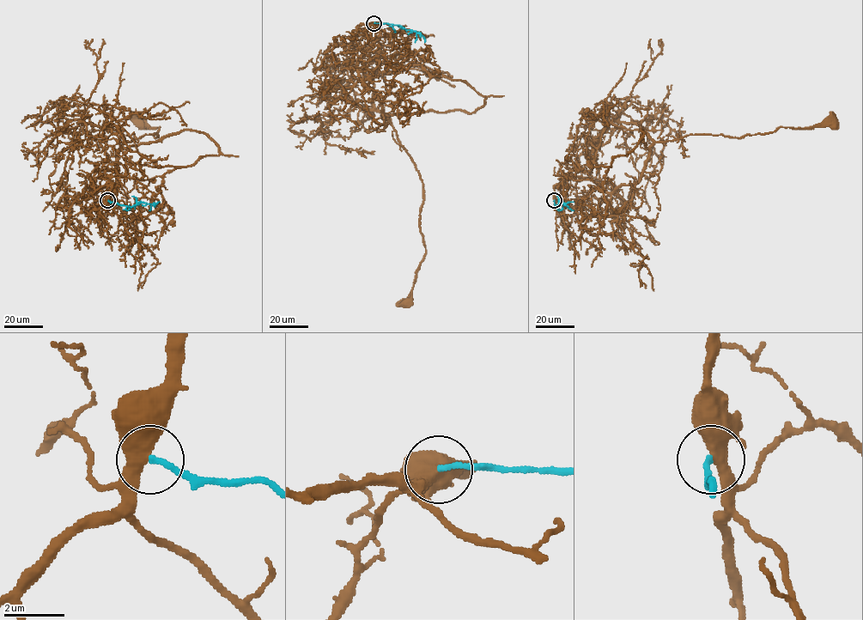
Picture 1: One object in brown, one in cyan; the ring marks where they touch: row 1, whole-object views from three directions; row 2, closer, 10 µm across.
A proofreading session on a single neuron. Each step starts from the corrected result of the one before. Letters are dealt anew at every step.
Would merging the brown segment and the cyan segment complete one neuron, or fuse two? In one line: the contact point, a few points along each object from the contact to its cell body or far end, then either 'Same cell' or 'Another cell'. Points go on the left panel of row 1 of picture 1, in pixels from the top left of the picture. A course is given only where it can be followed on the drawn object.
Place: (107, 200). Course of brown: (107, 200), (110, 177), (91, 182), (94, 193), (112, 184), (126, 142), (157, 137), (160, 127), (141, 124). Course of cyan: (107, 200), (132, 207), (140, 203), (154, 204), (159, 202). Another cell

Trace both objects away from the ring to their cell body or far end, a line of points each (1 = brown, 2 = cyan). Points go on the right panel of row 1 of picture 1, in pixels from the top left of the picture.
1: (554, 200), (554, 186), (570, 177), (587, 177), (608, 193), (633, 184), (656, 142), (834, 124)
2: (554, 200), (556, 207), (561, 203), (565, 204), (573, 202)

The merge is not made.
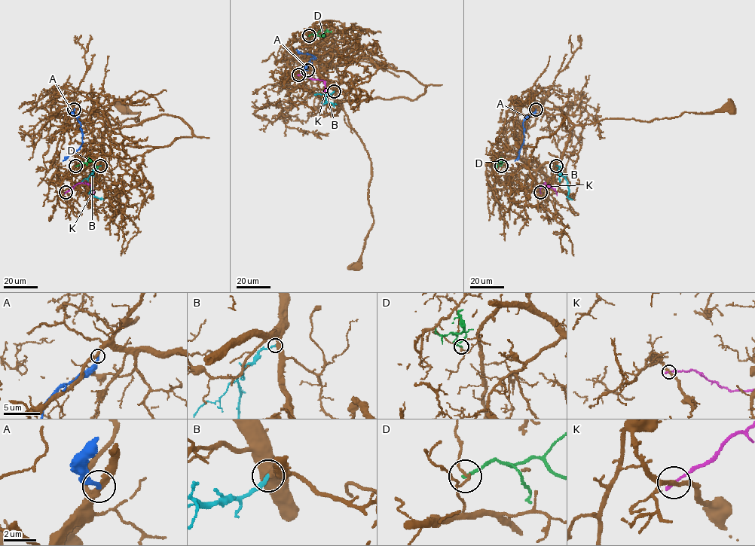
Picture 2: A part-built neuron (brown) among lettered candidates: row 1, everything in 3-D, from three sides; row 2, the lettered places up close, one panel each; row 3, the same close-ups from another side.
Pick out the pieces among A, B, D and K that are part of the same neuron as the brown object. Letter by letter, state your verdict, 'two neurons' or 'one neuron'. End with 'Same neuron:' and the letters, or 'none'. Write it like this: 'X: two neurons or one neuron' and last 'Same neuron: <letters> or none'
A: two neurons
B: one neuron
D: two neurons
K: two neurons
Same neuron: B

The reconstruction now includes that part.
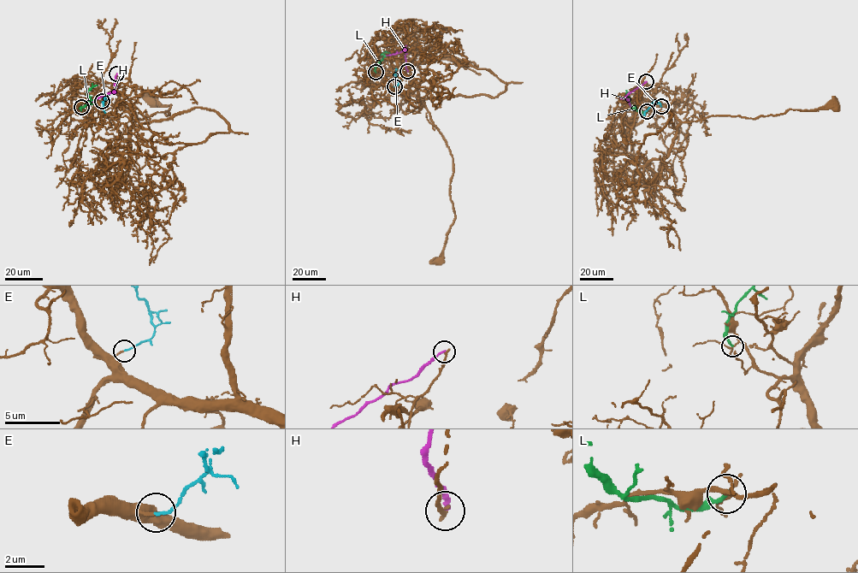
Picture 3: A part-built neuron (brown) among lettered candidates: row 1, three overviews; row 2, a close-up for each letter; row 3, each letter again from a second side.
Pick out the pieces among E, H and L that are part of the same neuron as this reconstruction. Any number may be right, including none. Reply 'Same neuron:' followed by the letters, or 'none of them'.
Same neuron: E

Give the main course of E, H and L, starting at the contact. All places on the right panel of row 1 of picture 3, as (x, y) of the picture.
E: (661, 106), (654, 101), (643, 115)
H: (646, 81), (626, 96), (631, 106)
L: (647, 110), (632, 109), (628, 91)

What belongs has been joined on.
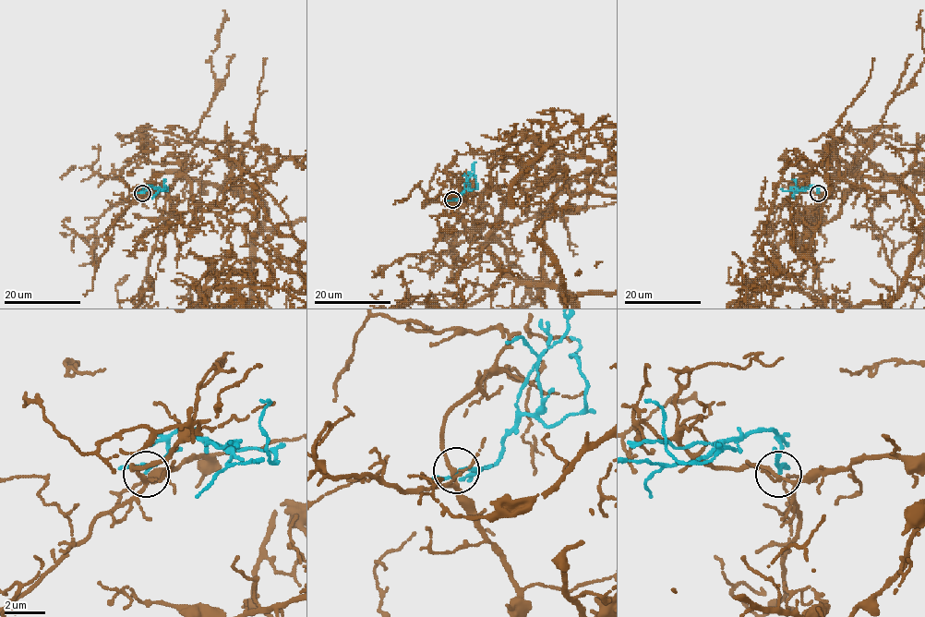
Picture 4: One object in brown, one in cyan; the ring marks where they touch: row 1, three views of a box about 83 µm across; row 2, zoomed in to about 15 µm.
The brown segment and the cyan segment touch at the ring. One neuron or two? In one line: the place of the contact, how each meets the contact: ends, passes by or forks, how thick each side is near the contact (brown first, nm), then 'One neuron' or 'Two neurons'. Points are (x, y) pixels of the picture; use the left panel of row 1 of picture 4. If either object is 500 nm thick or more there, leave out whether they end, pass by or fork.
Place: (142, 193). At the ring brown forks. At the ring cyan passes by. Thickness 150 nm (brown) against 140 nm. Two neurons

